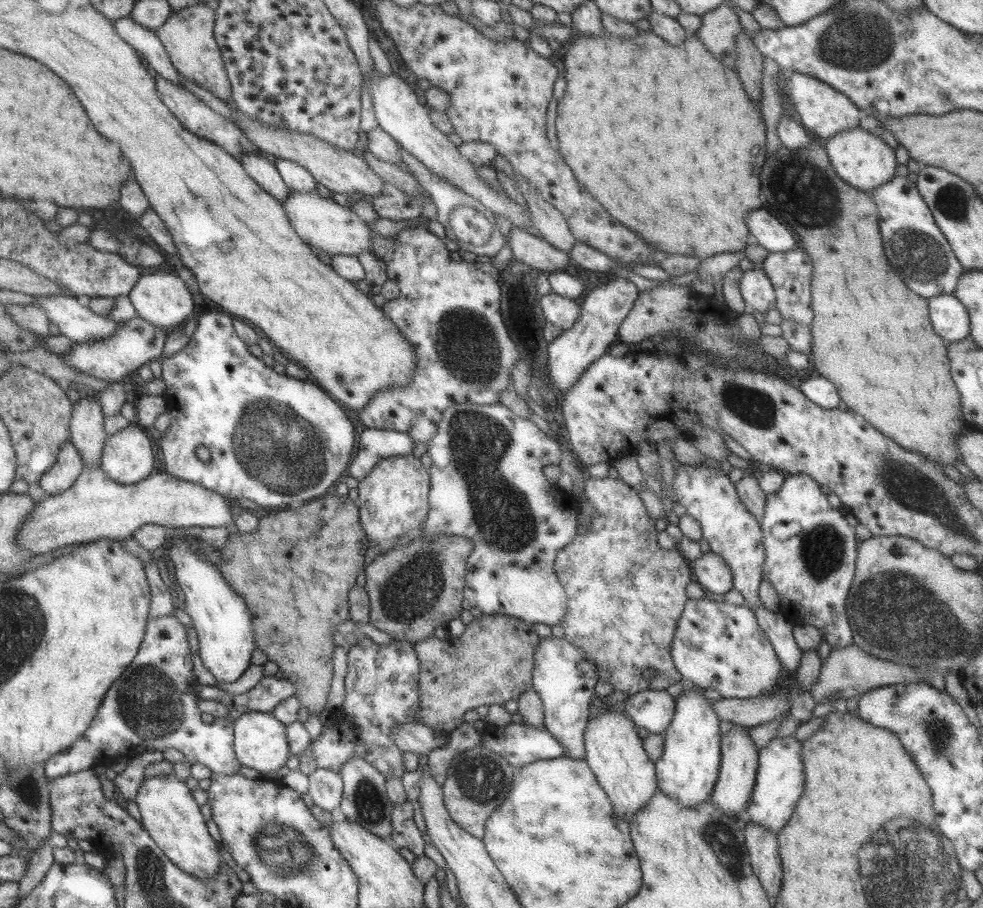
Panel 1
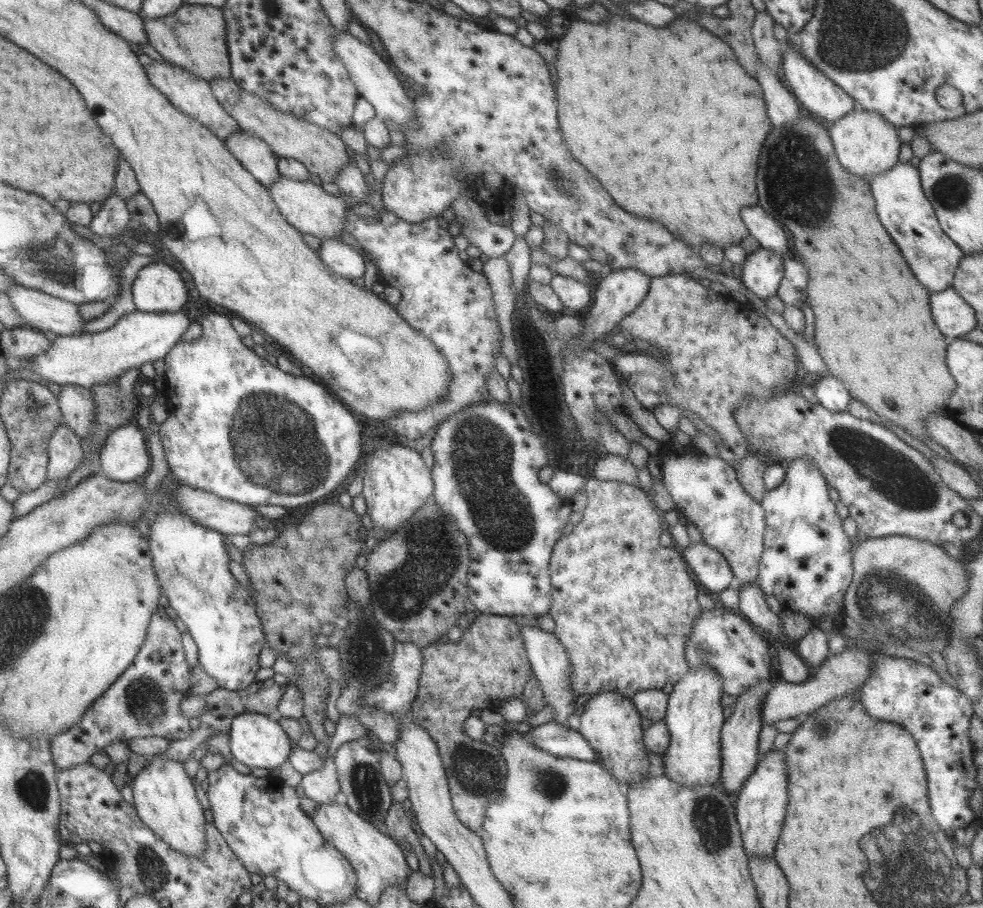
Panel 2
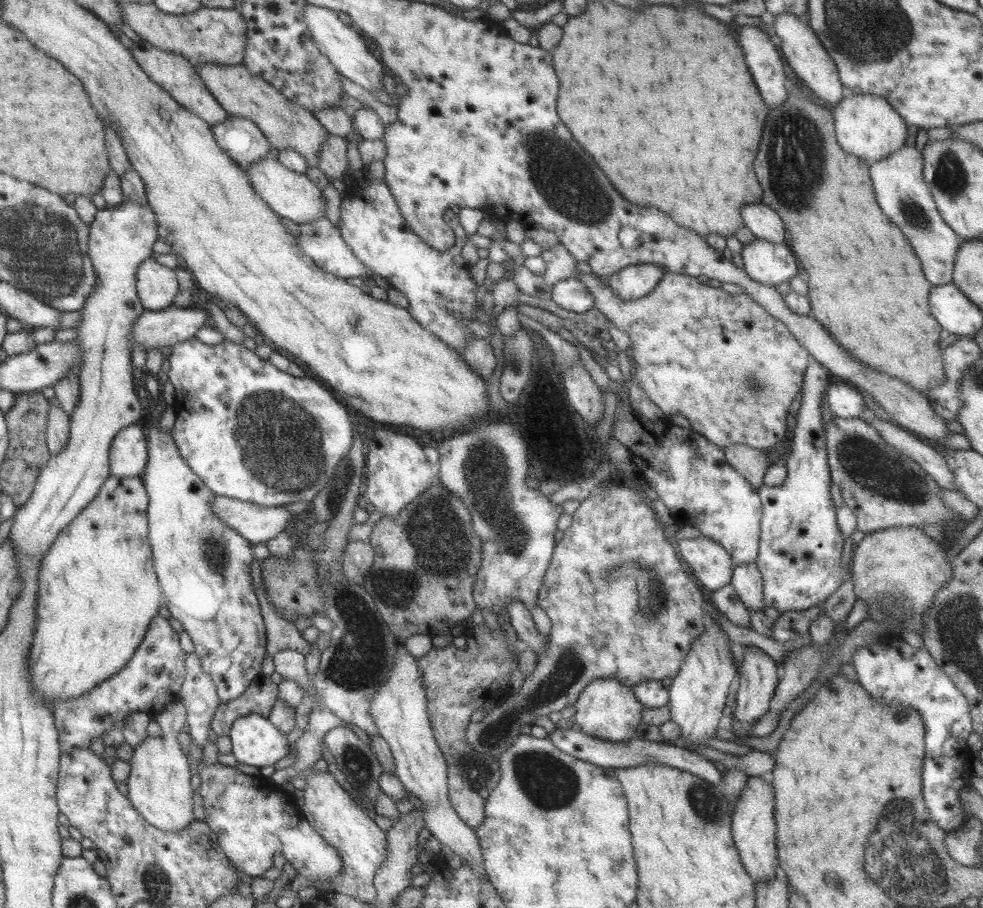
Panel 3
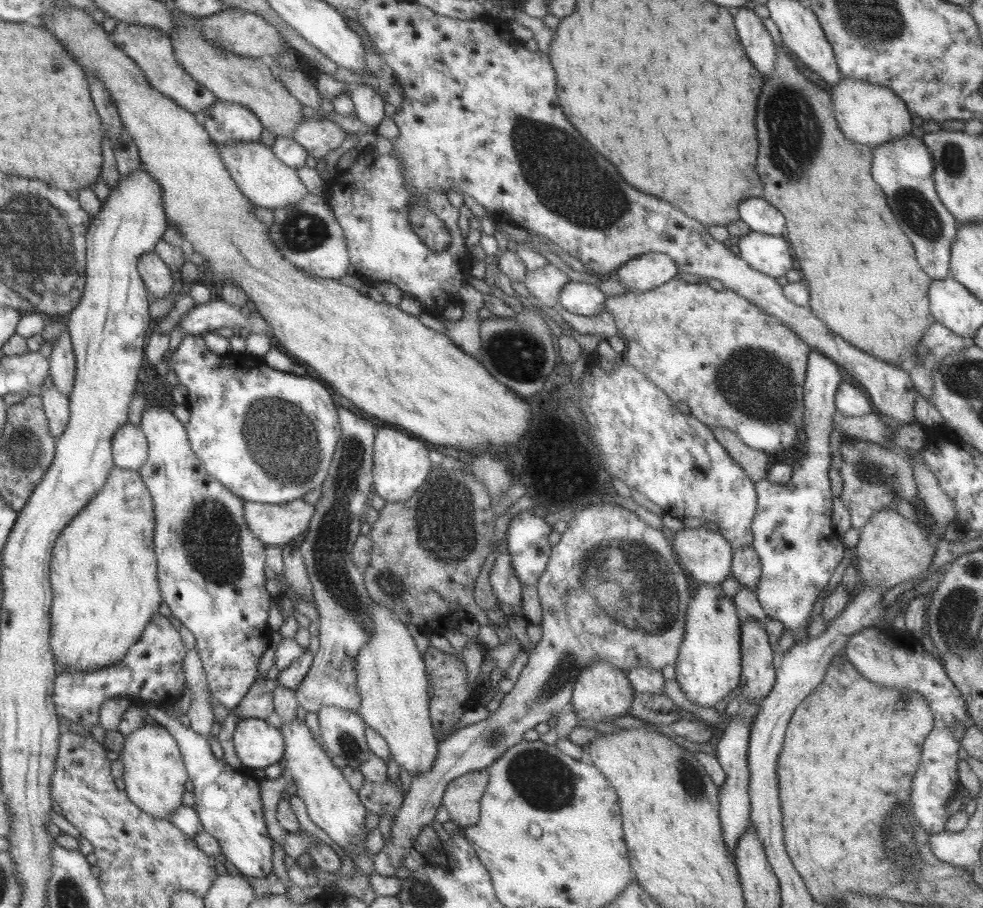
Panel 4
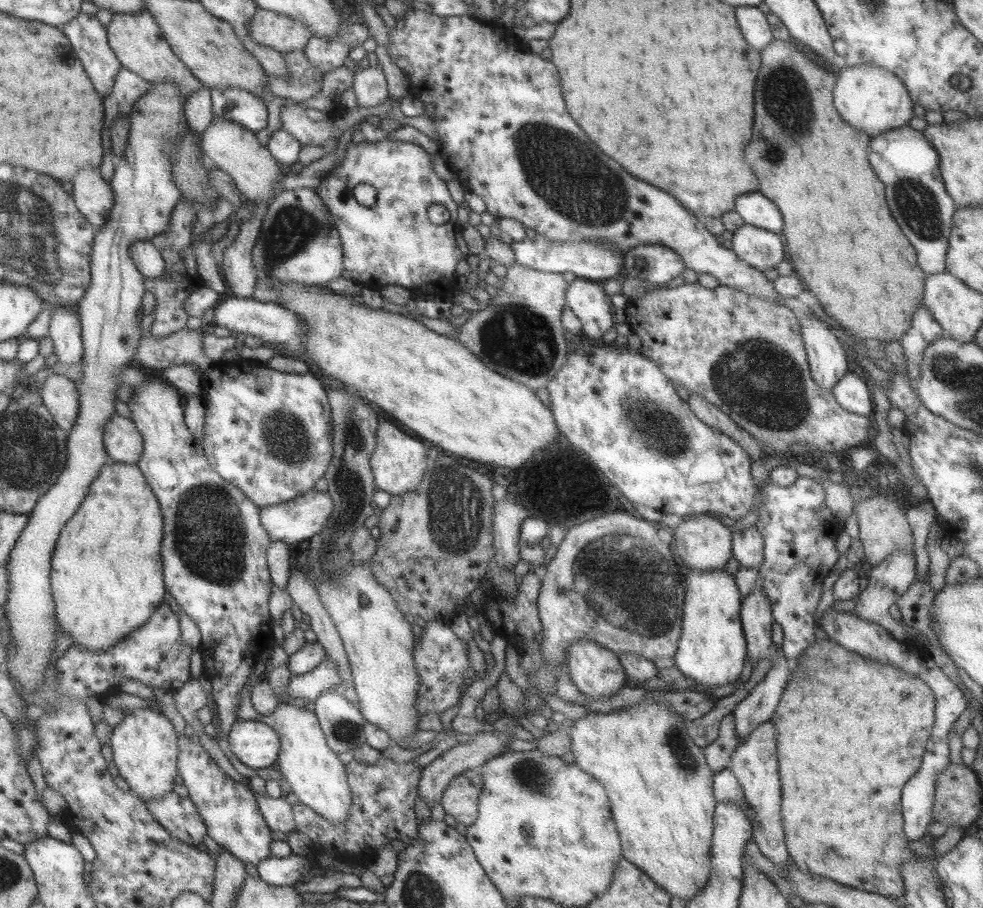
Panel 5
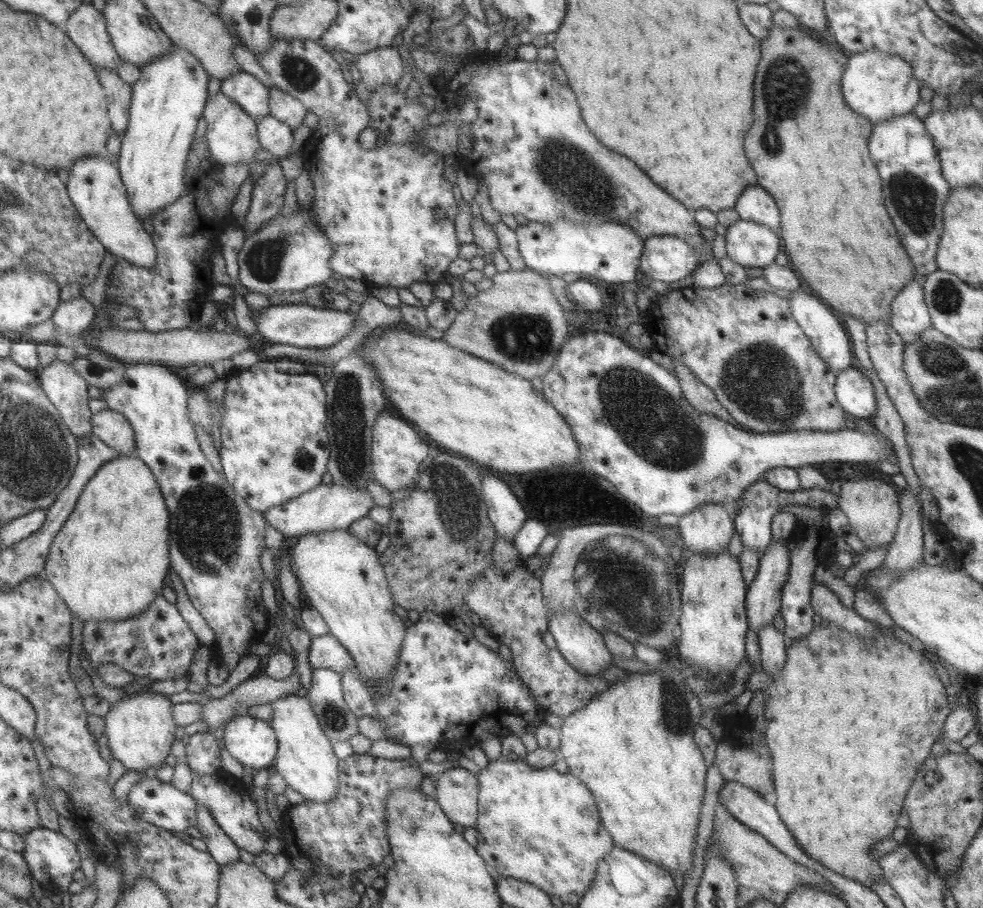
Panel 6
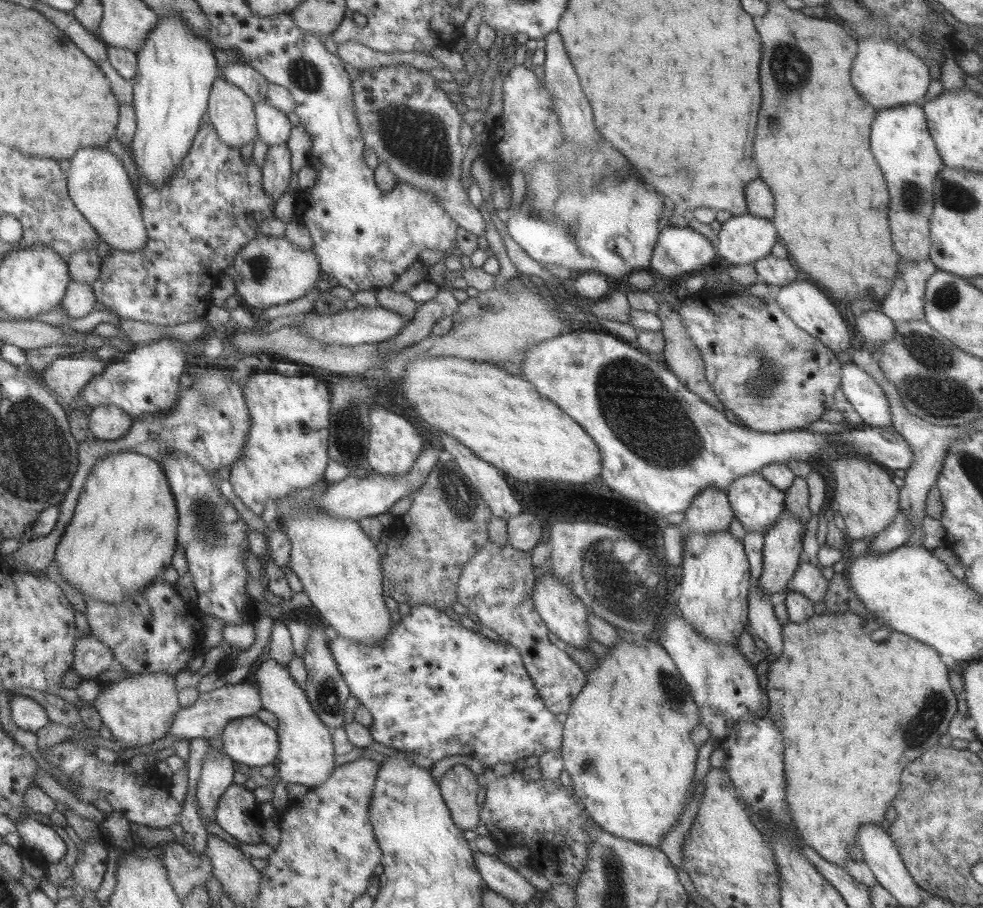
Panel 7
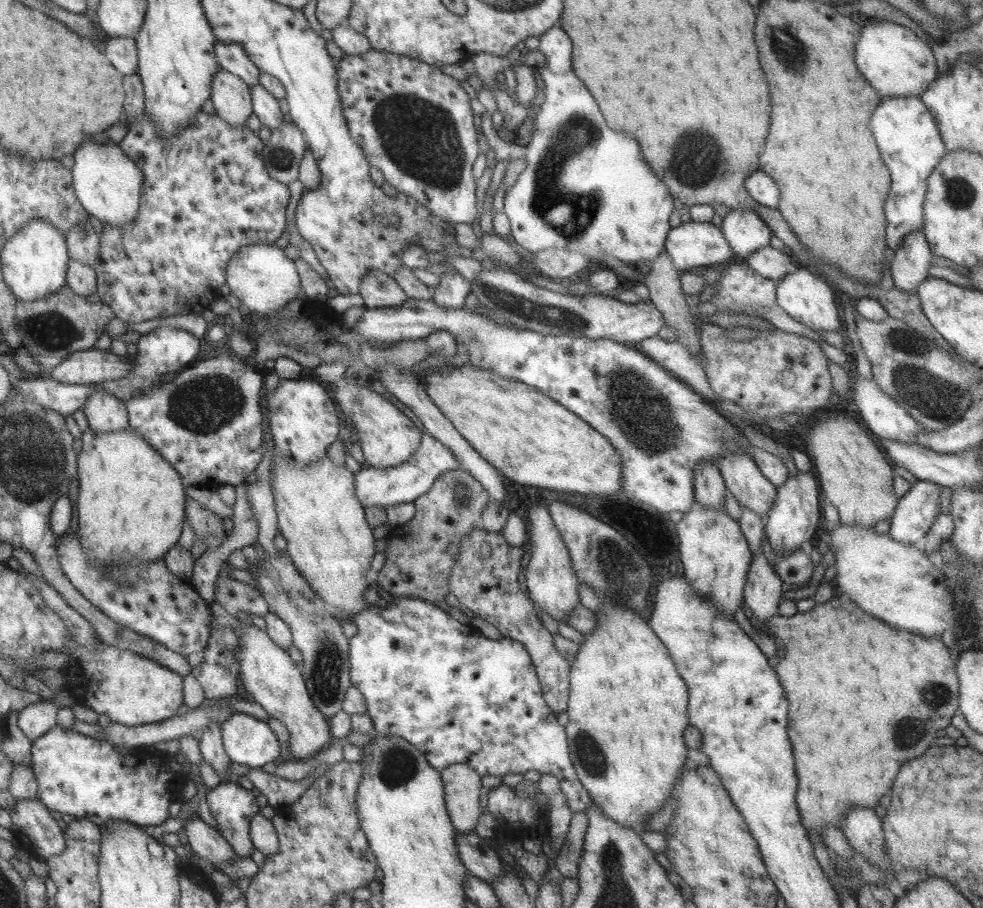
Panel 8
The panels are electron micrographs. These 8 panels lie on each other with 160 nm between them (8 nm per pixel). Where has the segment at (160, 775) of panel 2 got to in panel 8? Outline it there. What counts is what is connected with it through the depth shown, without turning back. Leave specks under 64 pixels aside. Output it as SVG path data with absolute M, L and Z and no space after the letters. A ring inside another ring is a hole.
M68 636L65 646L62 653L65 653L67 660L59 670L65 679L65 690L78 704L108 716L111 723L115 722L125 727L150 724L172 717L181 707L183 702L182 678L175 672L128 650L109 646L99 640L92 646L77 646Z

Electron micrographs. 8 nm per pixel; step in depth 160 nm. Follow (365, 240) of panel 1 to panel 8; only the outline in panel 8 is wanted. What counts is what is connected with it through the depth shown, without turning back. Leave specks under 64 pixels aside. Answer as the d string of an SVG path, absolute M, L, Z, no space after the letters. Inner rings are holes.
M220 66L210 84L210 100L216 115L231 128L243 126L251 116L250 86Z

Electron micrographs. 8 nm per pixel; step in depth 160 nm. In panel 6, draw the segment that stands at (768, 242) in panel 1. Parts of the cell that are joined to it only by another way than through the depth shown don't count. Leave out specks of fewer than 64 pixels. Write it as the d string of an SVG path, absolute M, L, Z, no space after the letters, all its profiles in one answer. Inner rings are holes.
M758 185L745 188L734 206L740 220L761 224L778 232L779 212L773 198Z

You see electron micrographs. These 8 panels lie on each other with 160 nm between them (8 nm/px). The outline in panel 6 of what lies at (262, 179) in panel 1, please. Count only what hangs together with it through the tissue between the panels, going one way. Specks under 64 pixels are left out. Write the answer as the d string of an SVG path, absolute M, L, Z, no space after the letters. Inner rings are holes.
M245 71L234 72L224 78L218 92L237 102L243 112L255 121L269 115L269 89Z

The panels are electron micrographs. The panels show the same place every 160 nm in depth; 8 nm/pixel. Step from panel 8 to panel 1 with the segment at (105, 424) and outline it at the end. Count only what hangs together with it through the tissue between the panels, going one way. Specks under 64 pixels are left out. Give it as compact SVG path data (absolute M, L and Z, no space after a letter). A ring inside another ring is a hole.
M133 422L106 437L99 467L119 484L135 484L154 472L153 460L149 438Z

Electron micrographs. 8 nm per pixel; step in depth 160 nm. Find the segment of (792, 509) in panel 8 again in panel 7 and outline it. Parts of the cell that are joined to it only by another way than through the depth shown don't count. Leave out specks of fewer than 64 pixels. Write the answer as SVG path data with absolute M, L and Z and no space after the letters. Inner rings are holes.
M787 511L764 533L762 571L757 577L758 588L764 594L781 593L788 586L800 563L804 522L791 517Z

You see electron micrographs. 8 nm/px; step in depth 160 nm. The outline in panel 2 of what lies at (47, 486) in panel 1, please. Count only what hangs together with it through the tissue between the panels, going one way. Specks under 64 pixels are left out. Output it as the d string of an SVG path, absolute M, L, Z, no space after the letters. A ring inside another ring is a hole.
M61 422L48 442L46 480L56 484L66 480L81 463L81 453L81 441Z

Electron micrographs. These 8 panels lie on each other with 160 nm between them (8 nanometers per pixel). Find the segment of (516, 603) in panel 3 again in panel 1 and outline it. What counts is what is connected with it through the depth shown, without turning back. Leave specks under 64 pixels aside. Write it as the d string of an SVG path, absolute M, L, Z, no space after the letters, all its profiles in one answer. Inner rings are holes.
M553 636L540 639L533 654L532 690L537 692L544 708L544 728L562 748L562 756L584 760L583 731L588 720L593 688L597 682L597 670L579 647L564 638Z

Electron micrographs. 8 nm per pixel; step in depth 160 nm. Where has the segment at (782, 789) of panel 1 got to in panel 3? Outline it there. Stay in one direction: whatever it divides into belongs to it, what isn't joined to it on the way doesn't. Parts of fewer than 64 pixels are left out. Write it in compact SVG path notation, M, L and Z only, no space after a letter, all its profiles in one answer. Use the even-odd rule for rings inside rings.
M768 776L749 777L745 790L732 806L731 832L734 847L738 850L743 868L756 885L774 879L778 873L776 849L776 822L774 819L774 794Z

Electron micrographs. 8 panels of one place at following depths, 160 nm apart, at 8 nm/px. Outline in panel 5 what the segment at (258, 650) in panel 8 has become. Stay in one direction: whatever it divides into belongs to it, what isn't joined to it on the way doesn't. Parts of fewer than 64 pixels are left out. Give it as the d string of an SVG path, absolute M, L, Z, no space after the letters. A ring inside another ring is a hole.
M292 702L278 703L275 710L262 715L261 723L267 724L279 738L280 749L276 758L277 770L290 784L298 803L307 806L315 814L331 824L341 824L350 813L351 798L344 764L325 741L319 722L313 711L297 708Z

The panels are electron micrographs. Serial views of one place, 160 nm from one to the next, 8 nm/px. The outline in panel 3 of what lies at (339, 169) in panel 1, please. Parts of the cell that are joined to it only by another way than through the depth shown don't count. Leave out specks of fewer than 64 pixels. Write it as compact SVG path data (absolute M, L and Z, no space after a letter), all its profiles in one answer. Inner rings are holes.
M195 64L196 74L213 95L213 98L230 116L240 116L250 120L260 128L271 148L277 151L287 148L294 149L305 159L309 167L315 167L318 152L328 137L328 132L307 109L301 108L287 100L273 86L259 76L251 76L242 64L229 66L227 64Z

